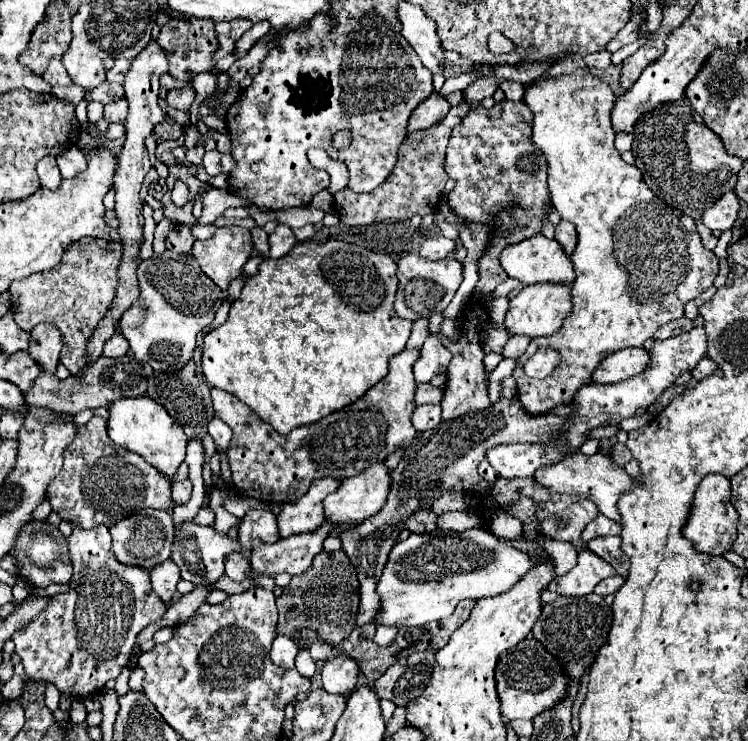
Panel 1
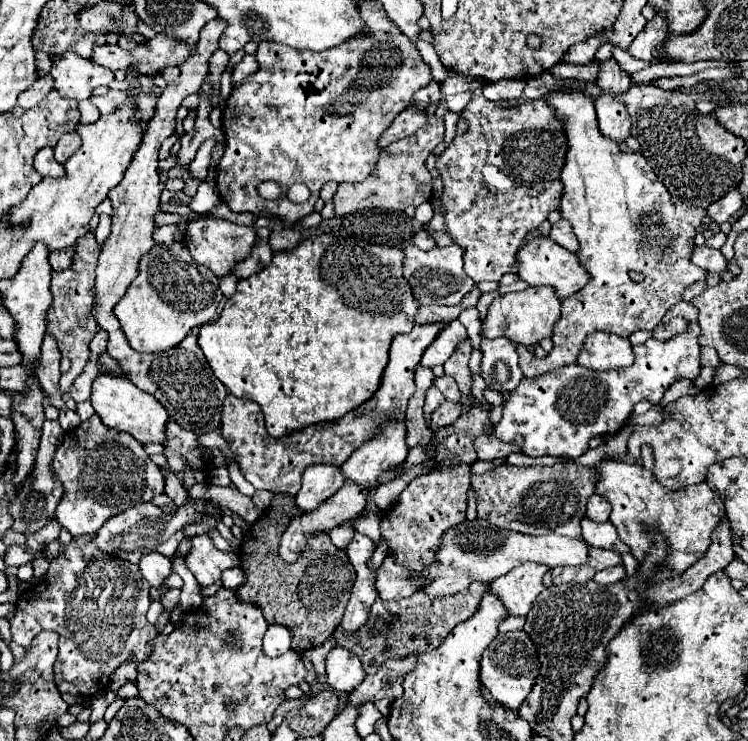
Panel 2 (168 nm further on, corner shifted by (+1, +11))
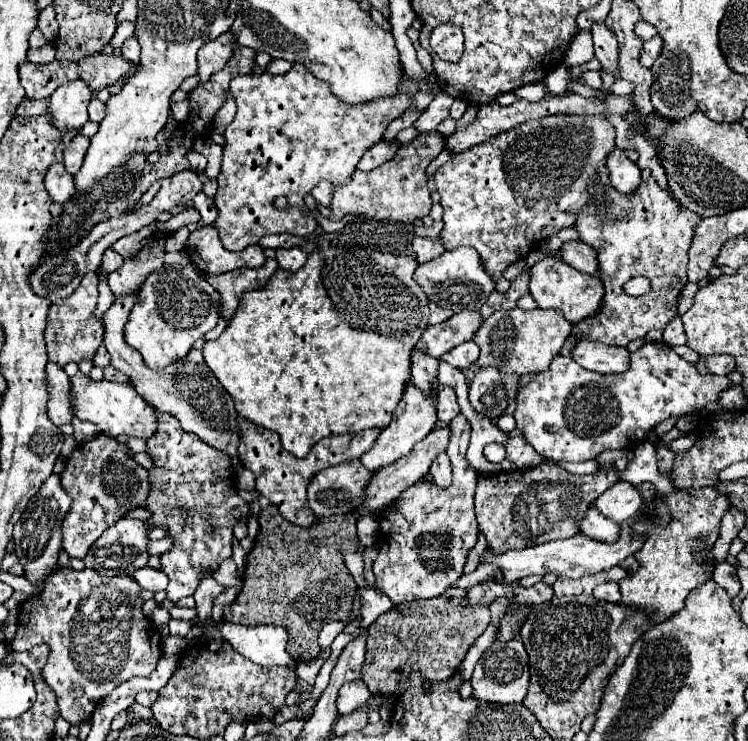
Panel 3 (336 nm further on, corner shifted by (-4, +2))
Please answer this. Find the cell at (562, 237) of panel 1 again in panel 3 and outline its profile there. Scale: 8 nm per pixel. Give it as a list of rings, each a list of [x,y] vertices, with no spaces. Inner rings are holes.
[[[565,242],[561,246],[561,252],[563,252],[563,260],[575,270],[581,270],[589,276],[599,276],[597,254],[585,242]]]

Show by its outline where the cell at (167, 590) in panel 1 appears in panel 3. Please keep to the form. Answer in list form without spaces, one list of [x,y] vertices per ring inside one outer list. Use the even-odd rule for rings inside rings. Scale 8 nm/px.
[[[147,566],[135,570],[133,578],[137,580],[137,584],[139,584],[141,588],[151,590],[151,592],[161,592],[161,590],[165,590],[165,588],[167,588],[167,582],[169,582],[169,578],[167,578],[161,570],[151,570],[151,568],[147,568]]]

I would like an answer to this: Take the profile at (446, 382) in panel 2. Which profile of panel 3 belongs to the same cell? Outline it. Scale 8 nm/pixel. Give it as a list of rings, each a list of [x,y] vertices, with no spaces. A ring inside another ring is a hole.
[[[459,414],[449,424],[449,430],[451,438],[447,454],[453,458],[451,488],[438,487],[422,478],[411,484],[393,504],[385,506],[377,516],[379,554],[373,562],[375,584],[391,598],[393,604],[435,598],[443,594],[463,574],[467,554],[479,536],[473,508],[477,472],[465,458],[471,426],[465,416]]]

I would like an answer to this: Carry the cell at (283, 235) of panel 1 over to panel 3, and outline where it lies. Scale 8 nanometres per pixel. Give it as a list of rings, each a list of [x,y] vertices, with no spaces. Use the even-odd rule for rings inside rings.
[[[289,248],[289,250],[277,250],[277,262],[283,270],[297,272],[307,260],[307,254],[301,248]]]

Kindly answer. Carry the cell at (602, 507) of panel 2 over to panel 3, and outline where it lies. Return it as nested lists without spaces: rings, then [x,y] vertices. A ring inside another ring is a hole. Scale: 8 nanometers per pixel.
[[[619,480],[615,486],[605,490],[599,496],[599,500],[595,500],[597,510],[617,524],[621,524],[627,518],[633,518],[641,510],[641,504],[643,504],[643,498],[639,490],[625,480]]]

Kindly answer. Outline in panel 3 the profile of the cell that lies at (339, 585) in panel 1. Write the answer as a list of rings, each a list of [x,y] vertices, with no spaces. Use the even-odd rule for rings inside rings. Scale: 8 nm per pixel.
[[[269,504],[267,508],[259,512],[257,520],[261,524],[261,532],[257,536],[255,548],[247,554],[247,570],[243,578],[243,588],[239,596],[223,608],[223,620],[243,624],[243,626],[255,626],[255,624],[281,626],[289,634],[287,652],[293,656],[293,660],[297,662],[313,660],[321,654],[321,648],[317,642],[321,628],[331,620],[345,620],[351,612],[351,606],[357,594],[357,584],[343,562],[345,552],[355,552],[359,548],[359,540],[355,532],[355,516],[337,514],[331,518],[319,518],[319,522],[313,528],[301,528],[287,522],[279,514],[279,510],[273,504]]]

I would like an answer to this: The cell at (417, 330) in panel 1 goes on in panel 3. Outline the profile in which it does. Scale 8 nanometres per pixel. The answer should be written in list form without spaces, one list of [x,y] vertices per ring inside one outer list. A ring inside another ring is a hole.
[[[429,301],[428,303],[430,309],[429,316],[429,326],[439,324],[439,322],[445,322],[447,318],[451,318],[452,311],[451,310],[443,310],[439,304],[435,304],[435,302]]]

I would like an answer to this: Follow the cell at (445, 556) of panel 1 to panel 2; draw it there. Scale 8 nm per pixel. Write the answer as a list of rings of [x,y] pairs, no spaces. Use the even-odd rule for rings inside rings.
[[[466,519],[462,521],[462,525],[454,525],[454,529],[448,529],[442,535],[442,543],[442,549],[438,551],[438,565],[430,565],[432,581],[426,581],[426,585],[422,585],[422,591],[428,597],[446,597],[458,591],[466,591],[474,581],[492,583],[494,579],[506,575],[524,561],[544,563],[548,567],[582,565],[586,563],[588,555],[588,543],[584,543],[582,539],[568,539],[554,533],[542,537],[510,533],[508,529],[498,529],[496,525],[490,525],[482,519]]]

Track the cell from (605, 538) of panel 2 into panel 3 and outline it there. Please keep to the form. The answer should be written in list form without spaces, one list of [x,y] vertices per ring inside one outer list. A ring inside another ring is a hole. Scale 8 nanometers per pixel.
[[[595,506],[587,510],[587,514],[583,516],[583,522],[579,524],[579,530],[585,536],[601,542],[615,542],[619,538],[619,524],[611,522],[609,518],[603,518],[603,514],[595,510]]]

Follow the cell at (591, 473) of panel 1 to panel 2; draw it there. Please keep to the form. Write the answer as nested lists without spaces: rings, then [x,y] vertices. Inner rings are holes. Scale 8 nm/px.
[[[604,459],[594,465],[594,471],[598,473],[594,491],[612,505],[610,521],[618,529],[620,539],[630,547],[632,555],[642,561],[648,553],[650,539],[644,535],[642,527],[654,527],[666,535],[666,541],[670,543],[670,555],[664,561],[664,567],[674,569],[682,573],[692,563],[696,563],[706,549],[710,547],[710,537],[714,529],[718,527],[718,521],[722,521],[724,503],[720,497],[708,487],[706,481],[698,485],[684,487],[680,491],[670,491],[658,483],[652,471],[644,469],[640,463],[626,463],[616,459]]]

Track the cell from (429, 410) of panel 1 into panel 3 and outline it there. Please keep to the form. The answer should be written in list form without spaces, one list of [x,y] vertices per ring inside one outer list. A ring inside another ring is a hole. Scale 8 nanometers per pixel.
[[[439,386],[439,402],[437,402],[437,408],[439,408],[439,420],[449,424],[457,414],[459,414],[459,404],[457,404],[457,396],[455,396],[455,390],[449,388],[449,386]]]

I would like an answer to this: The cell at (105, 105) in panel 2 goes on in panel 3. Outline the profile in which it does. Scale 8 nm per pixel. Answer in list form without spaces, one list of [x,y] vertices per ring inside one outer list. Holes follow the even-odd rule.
[[[95,96],[91,98],[87,110],[89,110],[89,120],[91,122],[101,122],[105,118],[105,104],[99,98],[95,98]]]

